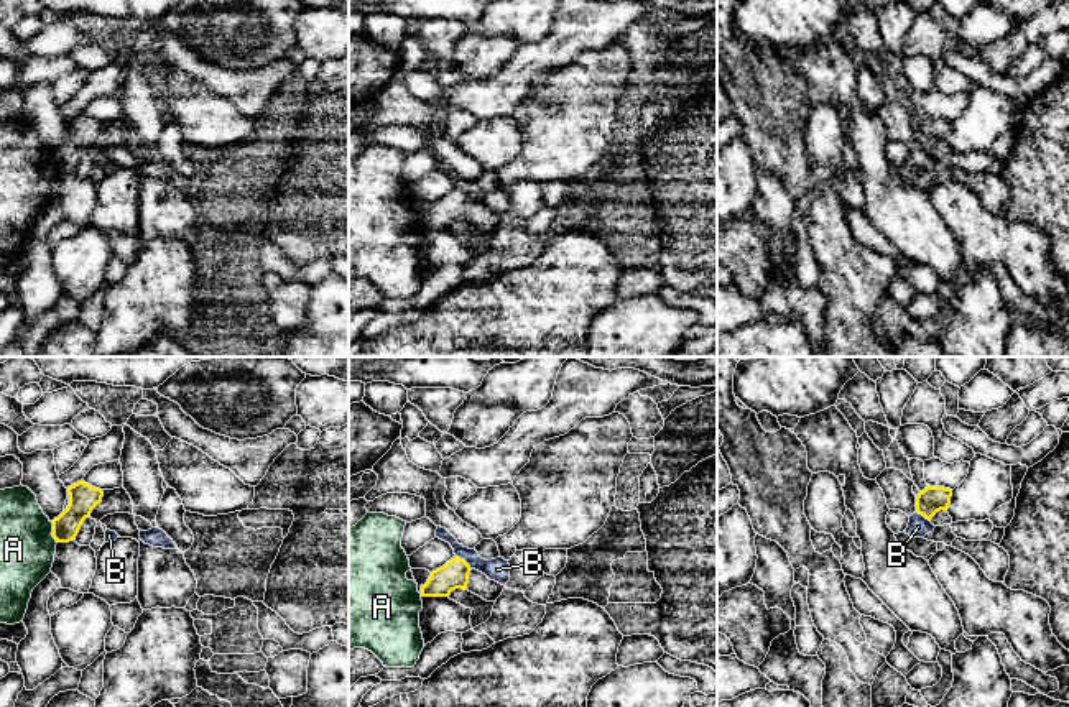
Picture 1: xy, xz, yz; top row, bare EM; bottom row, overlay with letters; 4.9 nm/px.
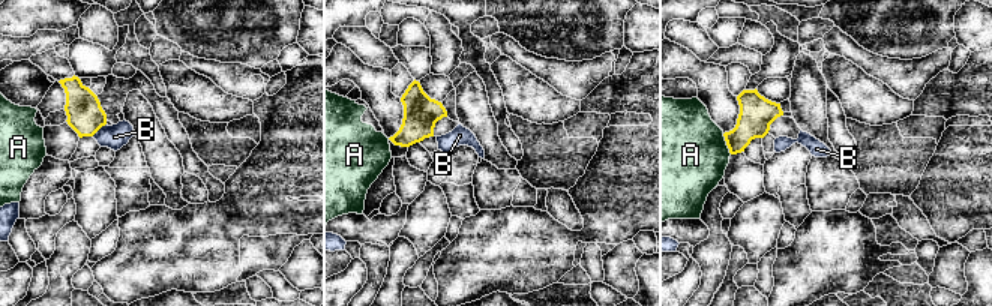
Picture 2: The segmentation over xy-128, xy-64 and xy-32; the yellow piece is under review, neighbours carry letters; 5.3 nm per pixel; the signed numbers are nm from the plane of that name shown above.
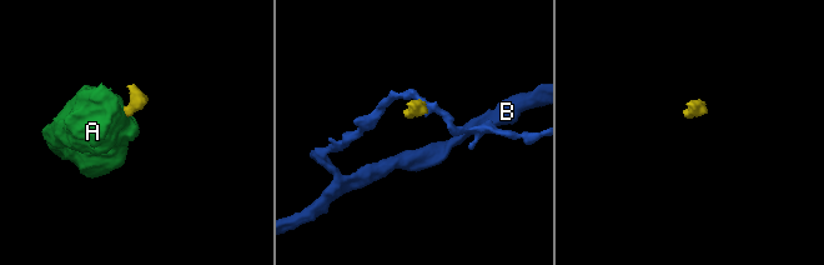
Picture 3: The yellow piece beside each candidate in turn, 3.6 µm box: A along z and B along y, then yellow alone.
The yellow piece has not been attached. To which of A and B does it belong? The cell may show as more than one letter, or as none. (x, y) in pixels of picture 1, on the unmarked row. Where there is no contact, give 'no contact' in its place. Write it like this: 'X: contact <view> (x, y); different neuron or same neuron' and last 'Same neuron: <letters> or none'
A: contact xy (51, 165); different neuron
B: contact xz (464, 193); different neuron
Same neuron: none

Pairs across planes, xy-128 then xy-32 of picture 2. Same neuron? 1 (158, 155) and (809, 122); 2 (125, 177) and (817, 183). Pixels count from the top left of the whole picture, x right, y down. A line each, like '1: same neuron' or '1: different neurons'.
1: same neuron
2: different neurons

